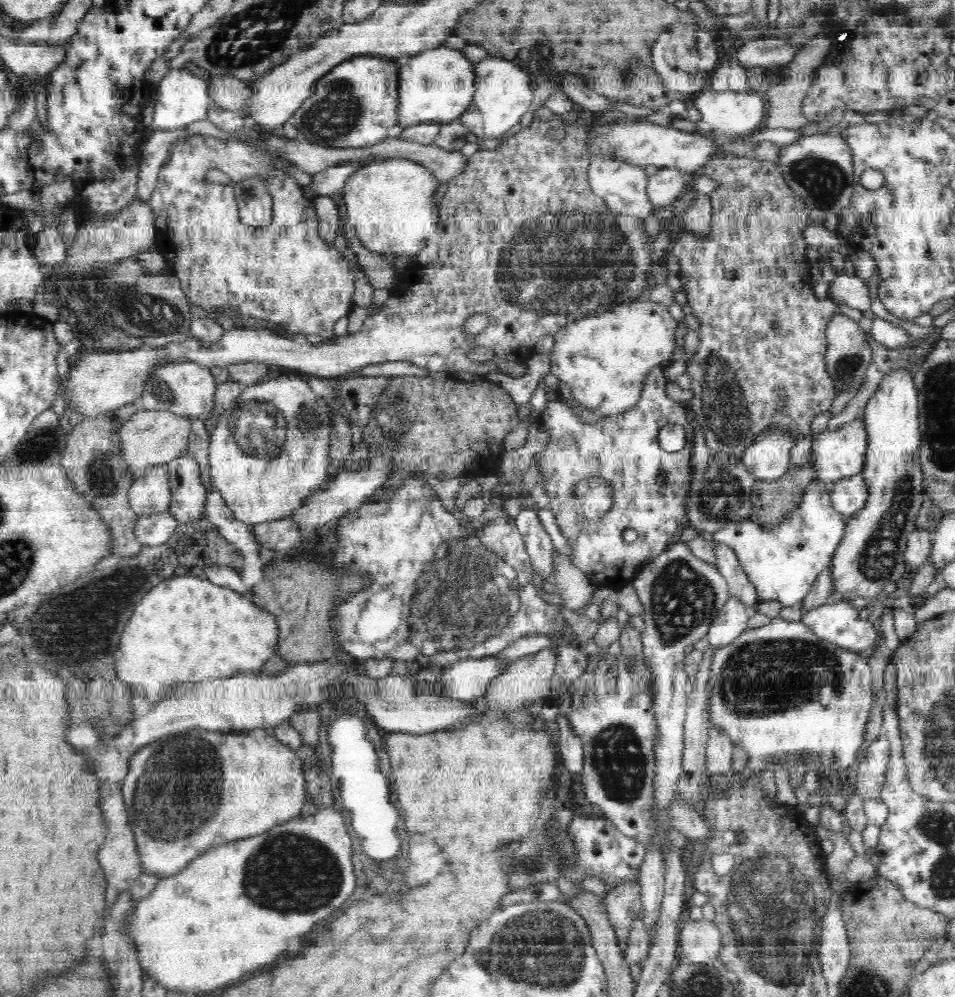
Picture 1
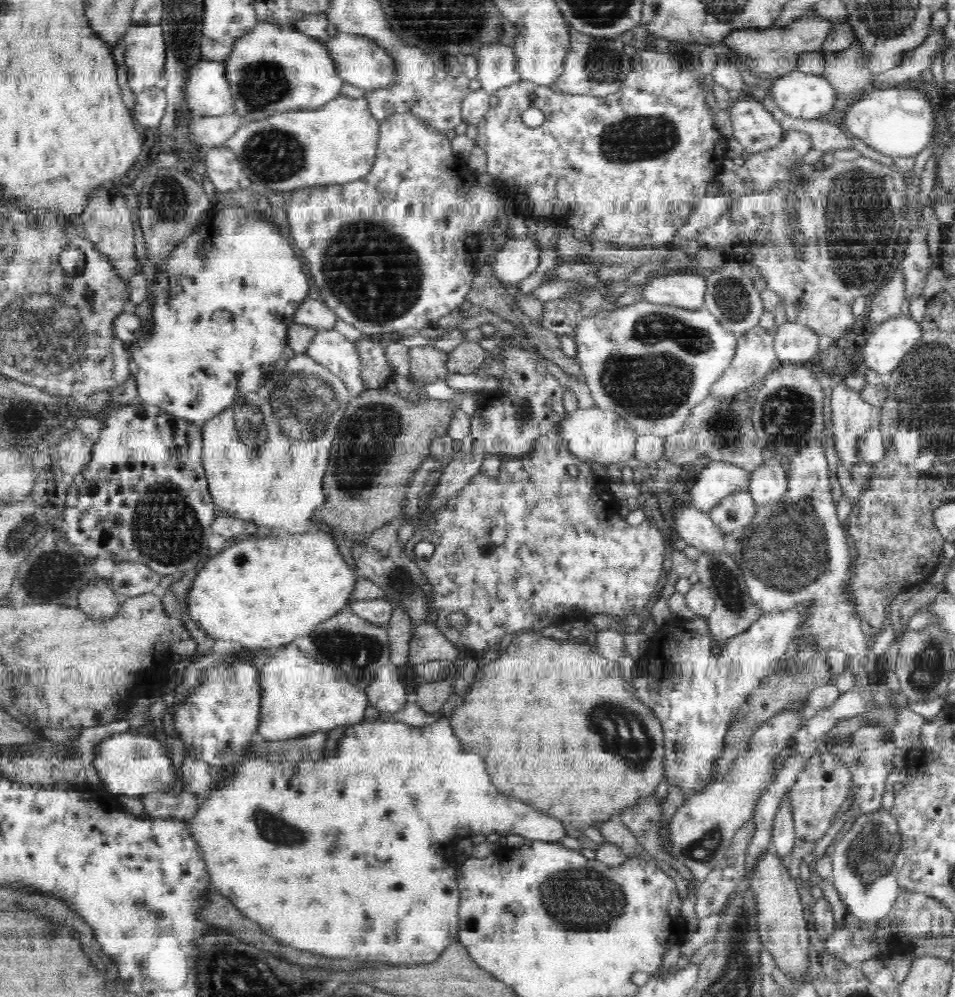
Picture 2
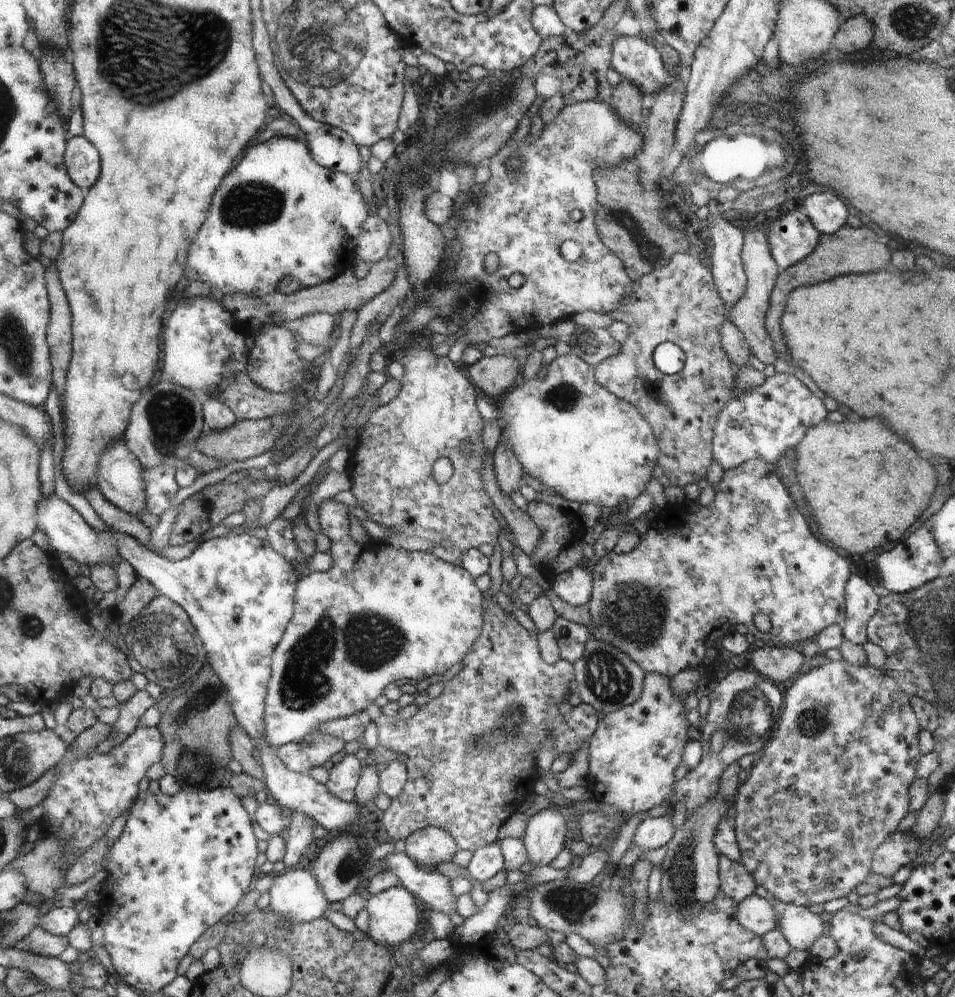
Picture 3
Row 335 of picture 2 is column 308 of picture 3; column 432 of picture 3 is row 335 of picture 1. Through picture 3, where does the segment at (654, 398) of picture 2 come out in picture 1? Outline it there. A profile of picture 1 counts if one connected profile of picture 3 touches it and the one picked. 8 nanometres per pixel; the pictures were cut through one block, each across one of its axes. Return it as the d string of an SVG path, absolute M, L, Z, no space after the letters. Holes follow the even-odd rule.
M638 300L622 304L613 311L587 316L568 322L553 336L555 342L549 355L549 373L559 382L565 382L571 389L572 398L586 409L604 416L616 416L634 408L642 396L644 382L652 369L666 367L676 355L676 329L680 321L675 319L669 308L651 302Z

